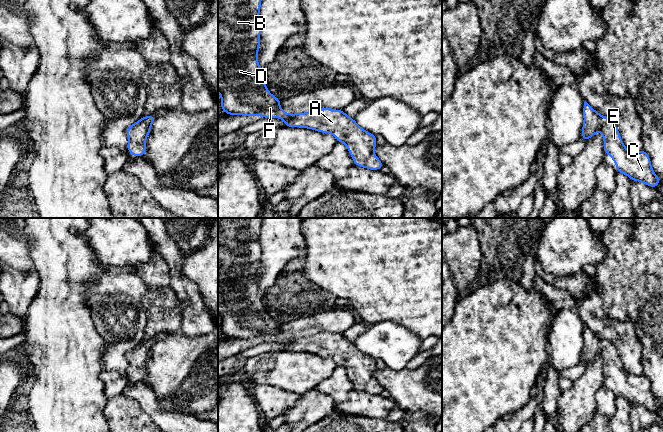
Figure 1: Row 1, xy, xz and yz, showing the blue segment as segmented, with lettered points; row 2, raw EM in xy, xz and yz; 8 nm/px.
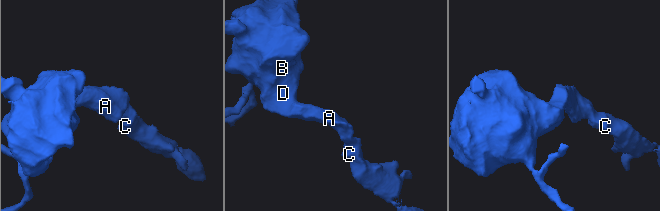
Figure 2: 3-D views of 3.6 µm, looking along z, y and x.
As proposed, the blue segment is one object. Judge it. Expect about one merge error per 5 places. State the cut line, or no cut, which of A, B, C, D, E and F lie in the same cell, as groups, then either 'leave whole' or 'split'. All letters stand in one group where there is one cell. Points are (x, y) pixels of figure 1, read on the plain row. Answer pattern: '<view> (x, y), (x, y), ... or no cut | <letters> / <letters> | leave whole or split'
no cut | A B C D E F | leave whole

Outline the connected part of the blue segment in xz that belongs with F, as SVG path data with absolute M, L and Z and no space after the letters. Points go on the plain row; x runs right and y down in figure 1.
M218 218L218 316L221 319L221 332L229 339L282 342L286 351L309 352L321 357L332 357L338 366L344 367L354 384L354 389L380 394L384 388L373 377L377 370L376 360L362 353L343 334L322 332L312 336L287 338L280 331L282 324L274 321L266 312L263 296L257 285L260 270L261 246L259 235L263 218Z

